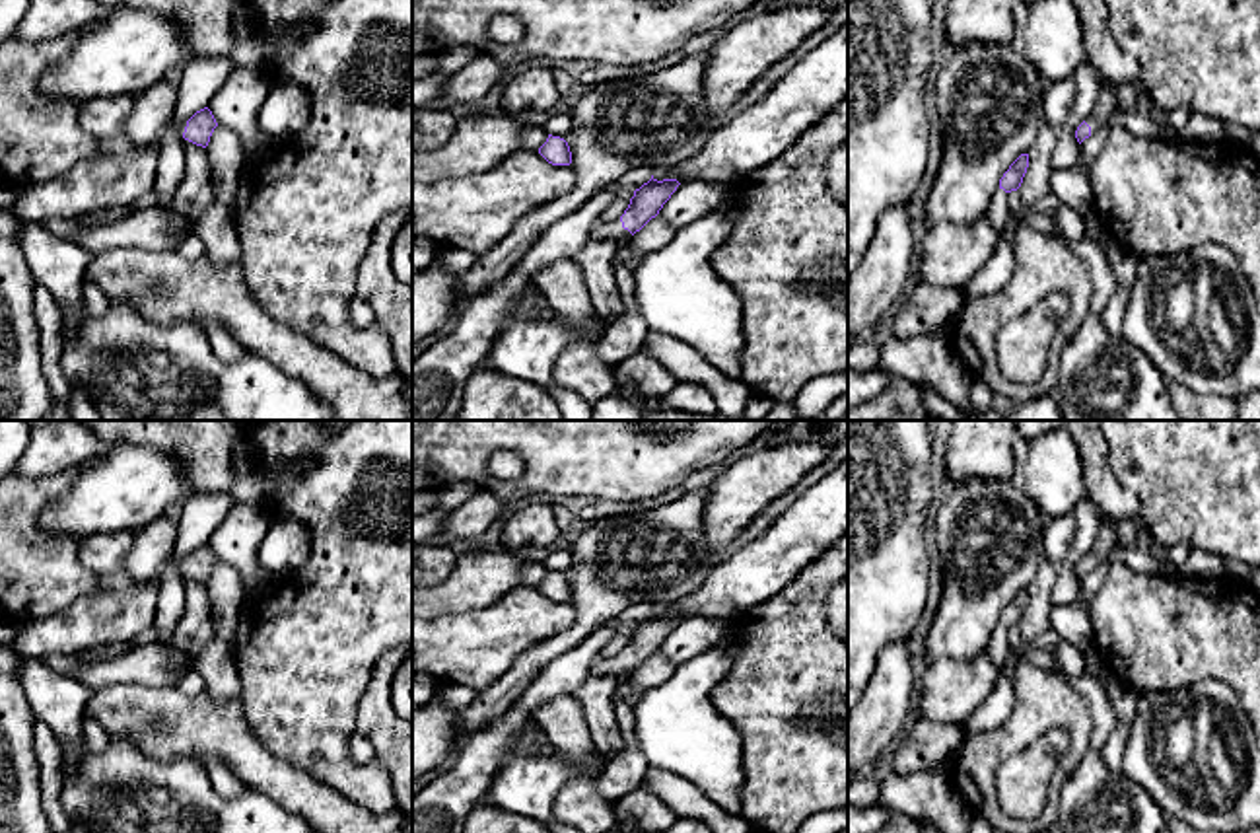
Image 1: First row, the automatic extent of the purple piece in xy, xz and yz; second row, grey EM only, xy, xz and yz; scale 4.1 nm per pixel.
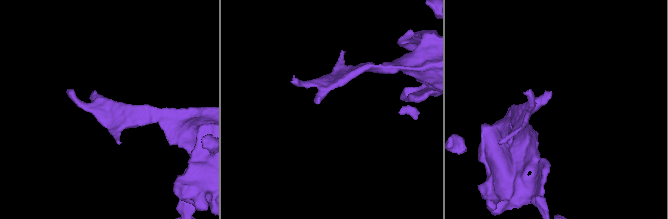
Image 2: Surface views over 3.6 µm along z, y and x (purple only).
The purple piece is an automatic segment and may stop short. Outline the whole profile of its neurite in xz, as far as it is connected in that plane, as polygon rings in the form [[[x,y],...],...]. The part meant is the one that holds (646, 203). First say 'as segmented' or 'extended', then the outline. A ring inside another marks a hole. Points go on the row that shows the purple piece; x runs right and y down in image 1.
extended; [[[653,175],[648,183],[634,191],[624,214],[611,224],[597,224],[591,237],[620,241],[640,232],[651,218],[659,214],[681,183],[677,179],[657,181]]]

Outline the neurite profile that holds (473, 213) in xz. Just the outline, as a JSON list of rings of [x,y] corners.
[[[519,150],[478,175],[412,183],[412,237],[424,235],[441,247],[490,251],[531,210],[572,191],[570,165],[552,165],[539,152]]]

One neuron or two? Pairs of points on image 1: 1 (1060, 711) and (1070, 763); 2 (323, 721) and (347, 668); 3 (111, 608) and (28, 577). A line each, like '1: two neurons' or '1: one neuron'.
1: one neuron
2: one neuron
3: two neurons

